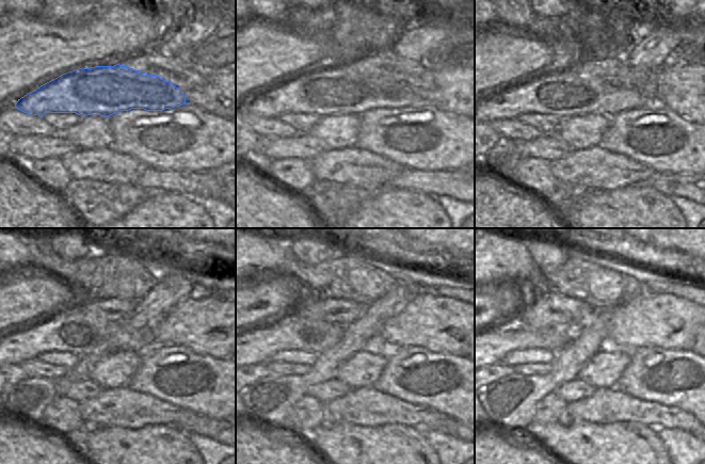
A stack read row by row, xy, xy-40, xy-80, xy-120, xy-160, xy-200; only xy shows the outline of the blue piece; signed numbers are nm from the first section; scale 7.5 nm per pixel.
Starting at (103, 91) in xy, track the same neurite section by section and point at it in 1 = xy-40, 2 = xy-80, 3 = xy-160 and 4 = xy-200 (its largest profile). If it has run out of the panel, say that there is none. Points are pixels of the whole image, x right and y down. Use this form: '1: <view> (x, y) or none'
1: xy-40 (339, 91)
2: xy-80 (562, 92)
3: xy-160 (291, 332)
4: xy-200 (497, 341)

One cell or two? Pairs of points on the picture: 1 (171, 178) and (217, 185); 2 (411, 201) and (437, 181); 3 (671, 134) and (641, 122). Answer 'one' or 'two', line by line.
1: one
2: two
3: one

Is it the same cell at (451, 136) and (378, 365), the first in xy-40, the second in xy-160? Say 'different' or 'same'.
different

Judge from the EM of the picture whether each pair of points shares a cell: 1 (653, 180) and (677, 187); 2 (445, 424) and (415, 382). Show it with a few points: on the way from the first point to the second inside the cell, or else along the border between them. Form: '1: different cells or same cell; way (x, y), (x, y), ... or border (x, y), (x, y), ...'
1: same cell; way (659, 181), (671, 184)
2: different cells; border (451, 416), (463, 425)

